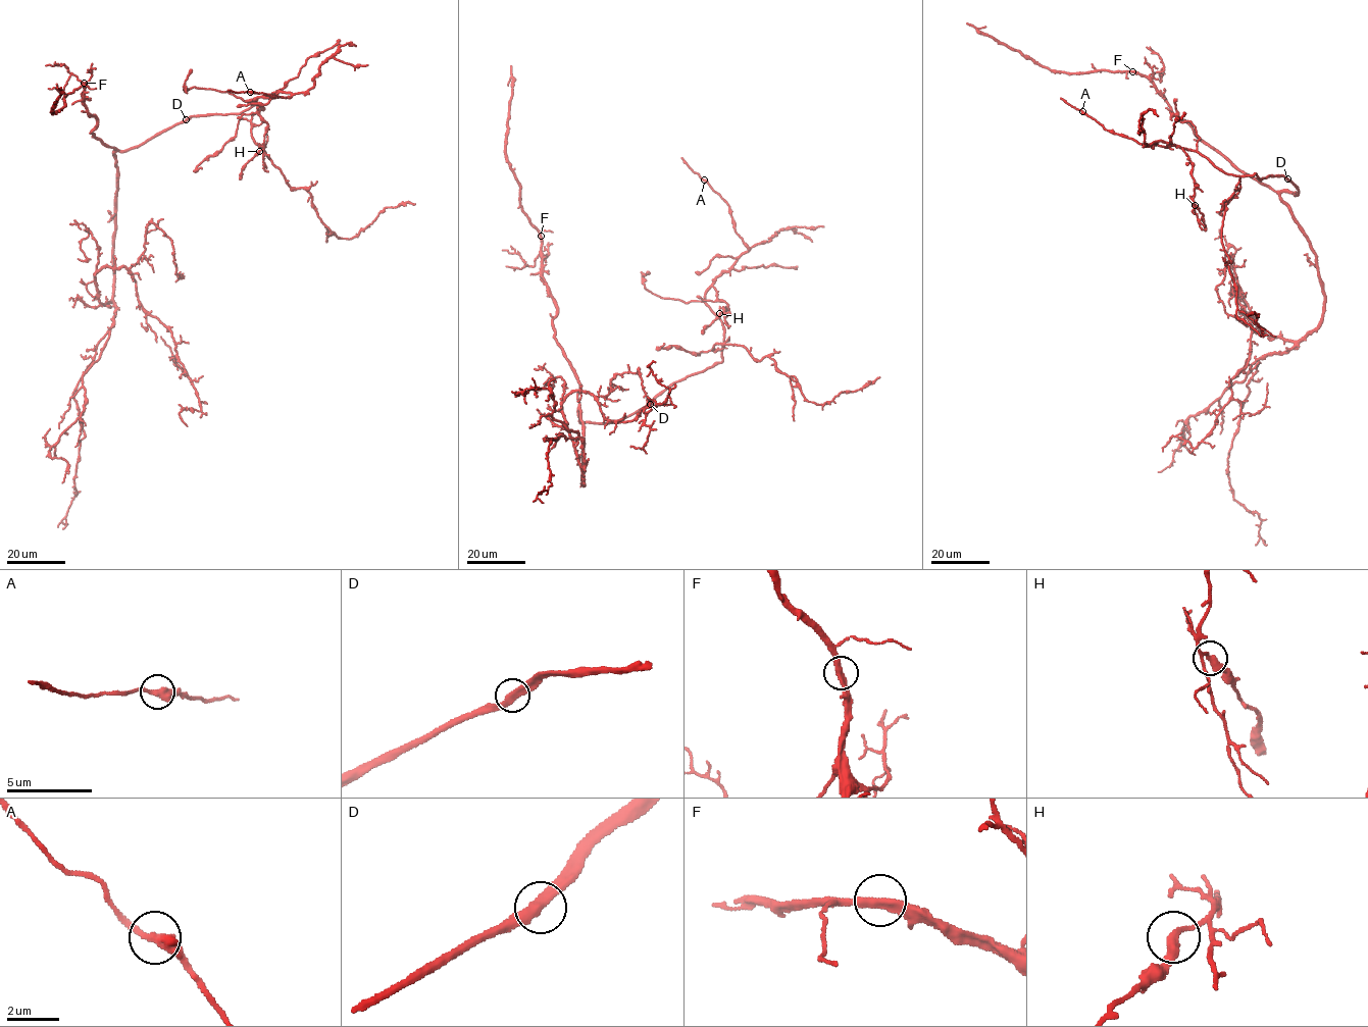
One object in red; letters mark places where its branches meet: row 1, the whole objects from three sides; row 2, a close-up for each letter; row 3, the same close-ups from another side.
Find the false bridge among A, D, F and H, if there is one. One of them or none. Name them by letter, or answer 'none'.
none

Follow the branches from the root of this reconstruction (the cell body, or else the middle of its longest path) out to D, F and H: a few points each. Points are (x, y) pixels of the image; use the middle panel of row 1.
D: (583, 424), (579, 409), (580, 422), (603, 423), (623, 419), (650, 404)
F: (583, 424), (577, 399), (579, 383), (555, 337), (552, 320), (557, 305), (542, 275), (541, 236)
H: (583, 424), (579, 409), (580, 422), (620, 420), (720, 362), (711, 287), (727, 305), (719, 313)

